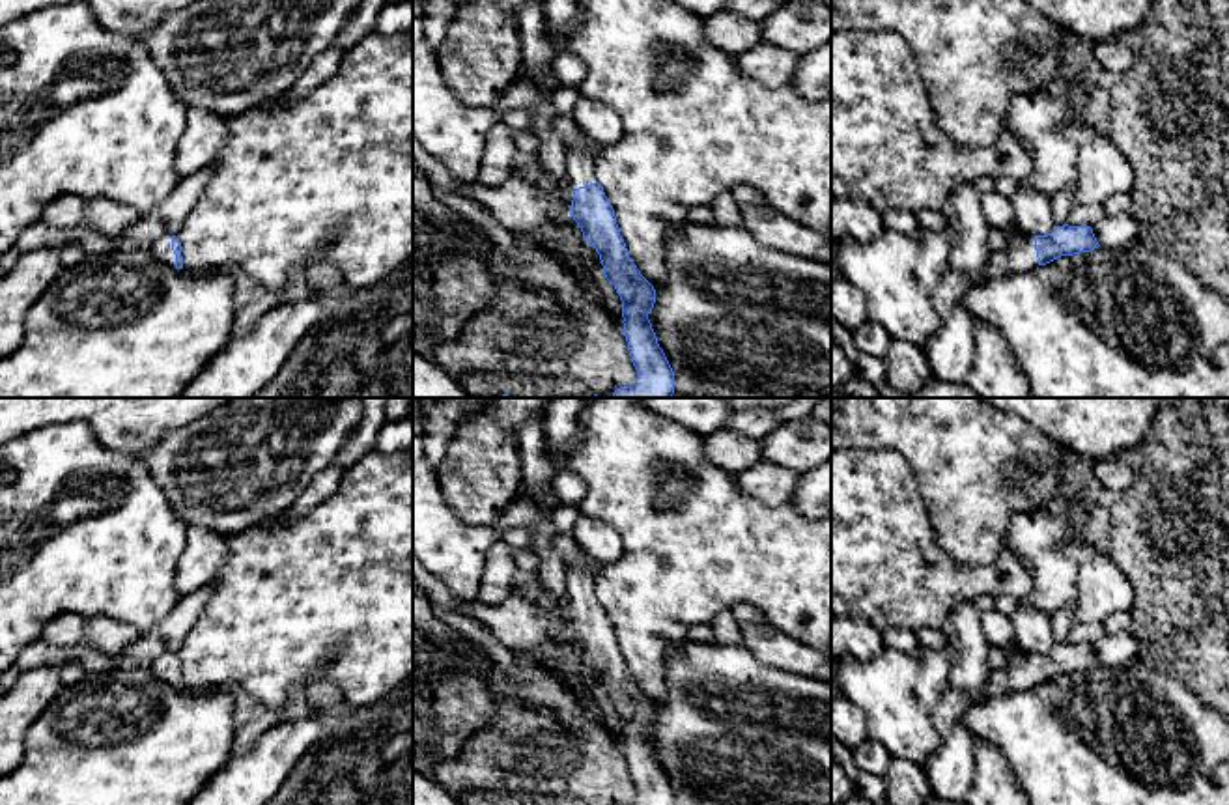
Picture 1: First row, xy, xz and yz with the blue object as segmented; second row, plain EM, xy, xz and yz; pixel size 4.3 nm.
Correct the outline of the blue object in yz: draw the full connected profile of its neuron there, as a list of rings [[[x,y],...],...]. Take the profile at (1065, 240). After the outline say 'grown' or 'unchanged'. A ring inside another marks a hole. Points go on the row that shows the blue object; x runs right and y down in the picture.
[[[1057,226],[1048,235],[1027,235],[1007,241],[1003,250],[992,252],[986,273],[1009,275],[1031,271],[1061,256],[1074,256],[1098,248],[1091,226]]] | grown

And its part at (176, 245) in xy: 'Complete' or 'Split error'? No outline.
Split error

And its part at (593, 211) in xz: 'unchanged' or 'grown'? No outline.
grown

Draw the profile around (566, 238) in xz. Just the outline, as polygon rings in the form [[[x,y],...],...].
[[[547,222],[538,230],[521,232],[517,237],[523,237],[549,252],[564,252],[572,256],[585,269],[596,267],[596,258],[585,245],[583,232],[577,224]]]

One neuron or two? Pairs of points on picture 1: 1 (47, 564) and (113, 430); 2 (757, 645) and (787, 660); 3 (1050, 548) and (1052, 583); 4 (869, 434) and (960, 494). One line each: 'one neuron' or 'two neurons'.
1: two neurons
2: one neuron
3: one neuron
4: one neuron

